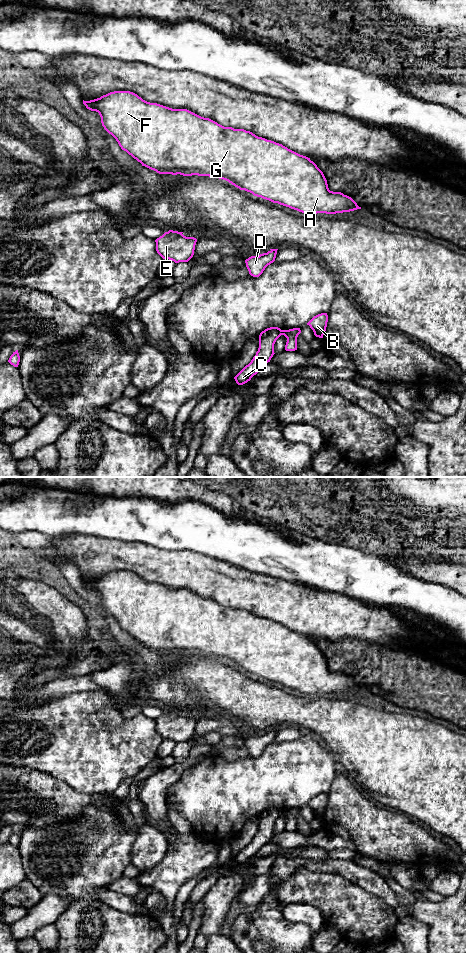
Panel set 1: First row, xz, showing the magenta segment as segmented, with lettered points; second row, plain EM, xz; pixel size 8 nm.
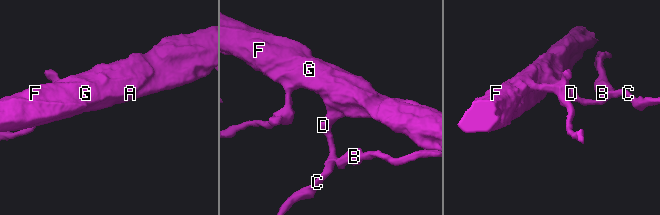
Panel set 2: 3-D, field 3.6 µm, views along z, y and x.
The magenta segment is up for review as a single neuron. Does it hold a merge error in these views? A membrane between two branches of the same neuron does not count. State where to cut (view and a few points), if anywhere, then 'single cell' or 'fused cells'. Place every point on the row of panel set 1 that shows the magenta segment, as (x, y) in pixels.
cut xz (283, 330), (281, 334); fused cells

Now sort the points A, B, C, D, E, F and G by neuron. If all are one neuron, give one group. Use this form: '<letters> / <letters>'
A C D E F G / B

